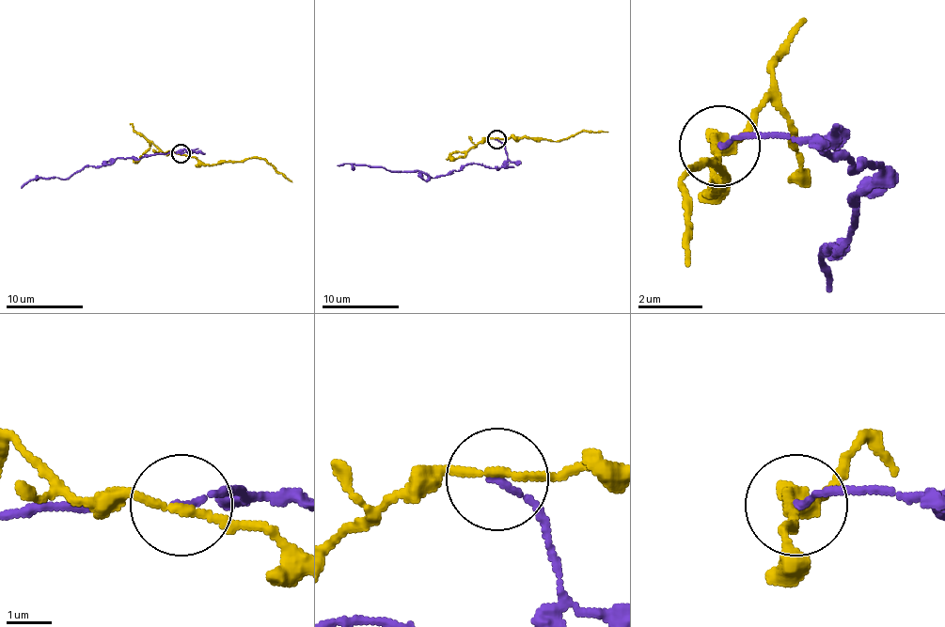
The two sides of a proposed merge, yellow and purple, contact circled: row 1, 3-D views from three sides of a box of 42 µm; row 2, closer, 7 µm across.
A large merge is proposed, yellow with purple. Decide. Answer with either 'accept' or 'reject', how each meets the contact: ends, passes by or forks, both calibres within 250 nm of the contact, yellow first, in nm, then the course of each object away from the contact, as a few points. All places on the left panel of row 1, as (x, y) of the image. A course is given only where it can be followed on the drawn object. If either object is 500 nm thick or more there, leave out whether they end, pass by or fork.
reject; yellow passes by; purple ends; calibres 170 and 130 nm; course yellow (181, 152), (206, 164), (263, 159), (292, 181); course purple (181, 152), (141, 159), (114, 159), (101, 166), (83, 166), (64, 180), (35, 178), (22, 187)

